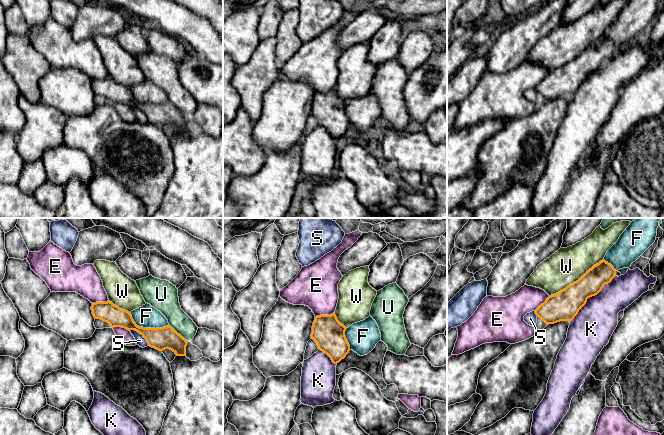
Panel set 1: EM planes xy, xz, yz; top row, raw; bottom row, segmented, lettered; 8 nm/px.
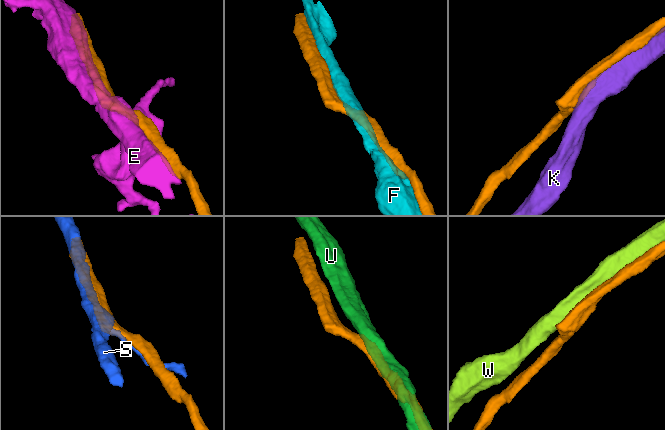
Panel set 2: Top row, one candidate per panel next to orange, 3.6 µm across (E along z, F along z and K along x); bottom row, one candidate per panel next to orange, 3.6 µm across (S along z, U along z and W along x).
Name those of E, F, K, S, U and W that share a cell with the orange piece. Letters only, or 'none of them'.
W

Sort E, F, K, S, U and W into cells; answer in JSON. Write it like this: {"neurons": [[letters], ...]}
{"neurons": [["E"], ["F"], ["K"], ["S"], ["U"], ["W"]]}

